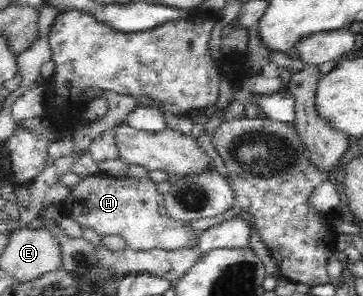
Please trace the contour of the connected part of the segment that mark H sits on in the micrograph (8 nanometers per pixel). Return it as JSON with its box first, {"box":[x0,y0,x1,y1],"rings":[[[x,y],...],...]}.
{"box":[57,174,199,252],"rings":[[[102,174],[82,177],[70,186],[69,196],[57,206],[64,217],[74,219],[84,229],[94,229],[98,235],[119,235],[130,249],[148,251],[160,248],[167,252],[196,247],[199,232],[186,226],[188,221],[178,221],[168,212],[164,197],[156,193],[156,185],[150,179],[114,179]]]}

